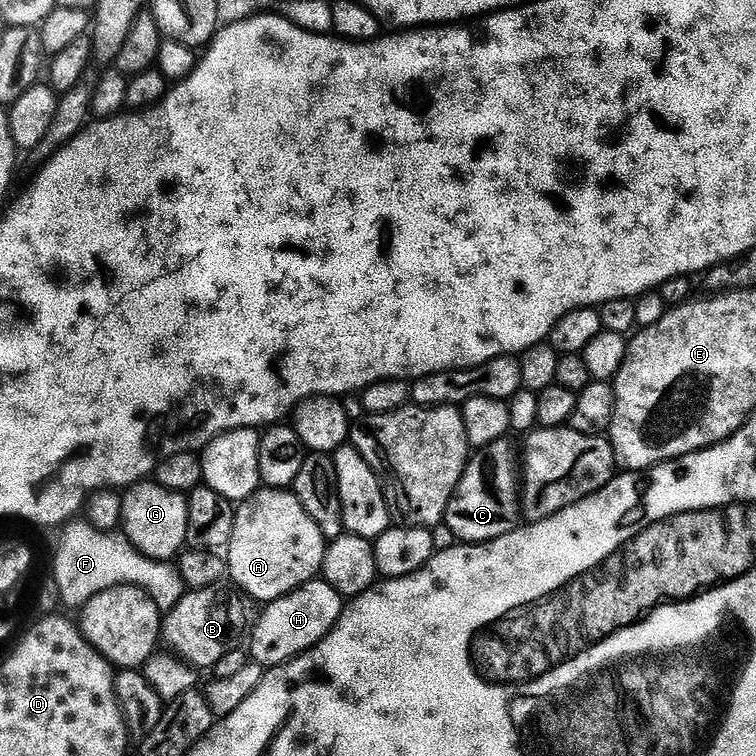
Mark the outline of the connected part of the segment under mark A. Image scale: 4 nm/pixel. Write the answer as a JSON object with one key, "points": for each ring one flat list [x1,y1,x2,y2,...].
{"points":[[261,487,235,509,232,521,234,534,226,549,228,574,245,597,277,600,321,575,326,541,314,518,302,510,295,492]]}

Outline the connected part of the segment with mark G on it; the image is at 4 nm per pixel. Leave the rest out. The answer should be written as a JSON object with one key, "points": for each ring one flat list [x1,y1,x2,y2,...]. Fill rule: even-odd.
{"points":[[141,482,132,485,122,496,123,535,144,556,151,560,172,562,184,551,187,540,188,501,181,493,166,490,155,482]]}

